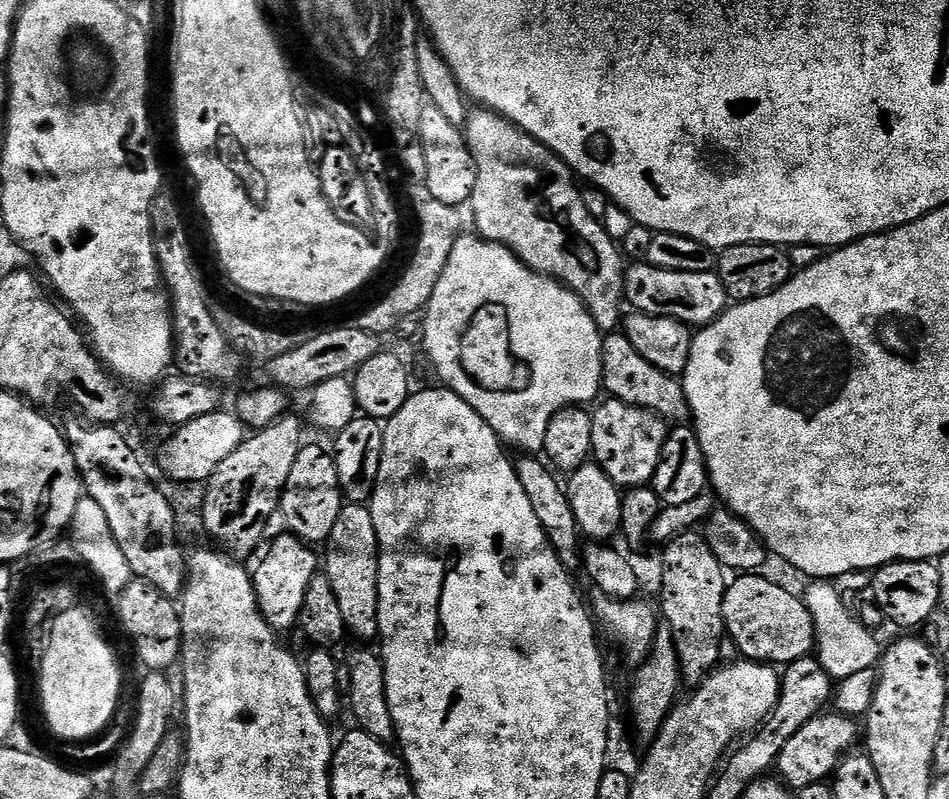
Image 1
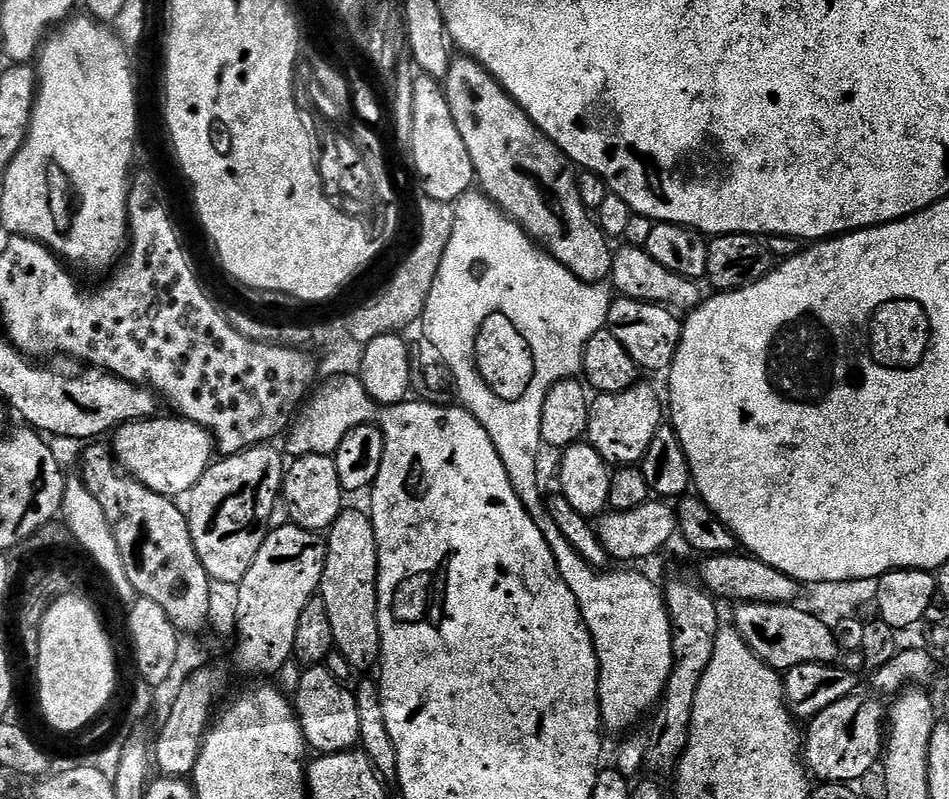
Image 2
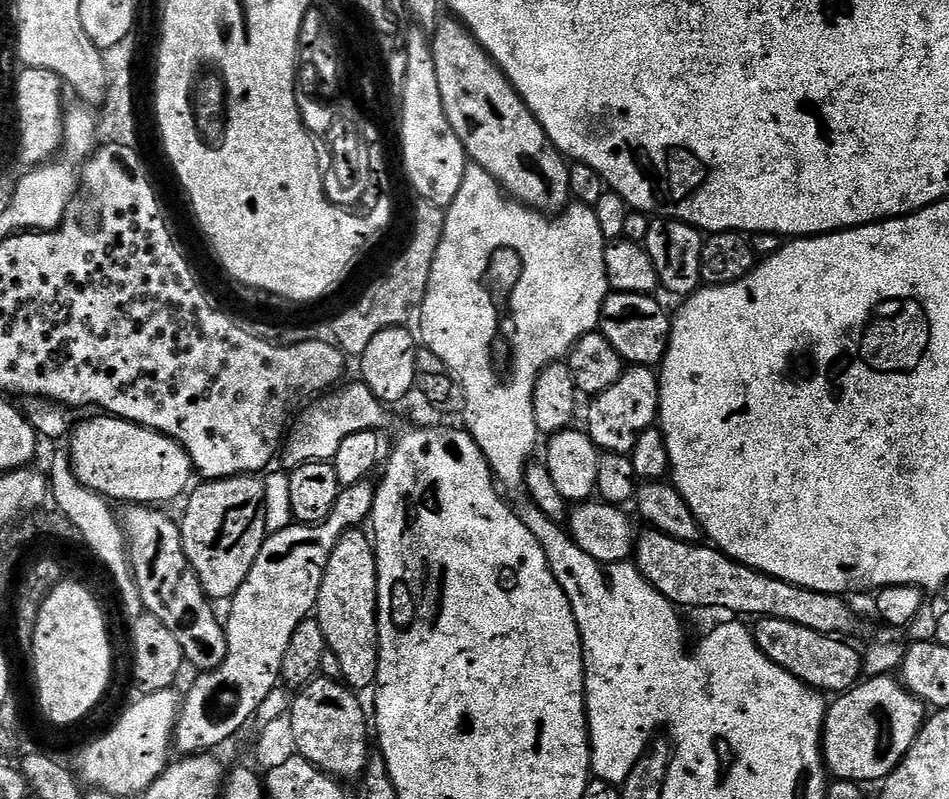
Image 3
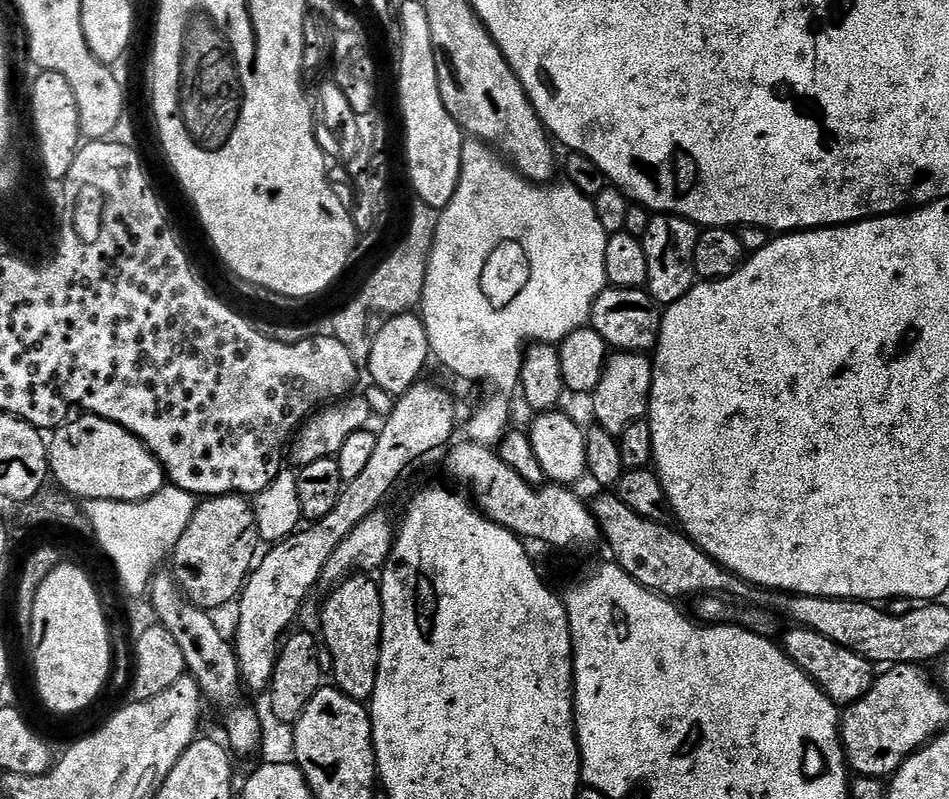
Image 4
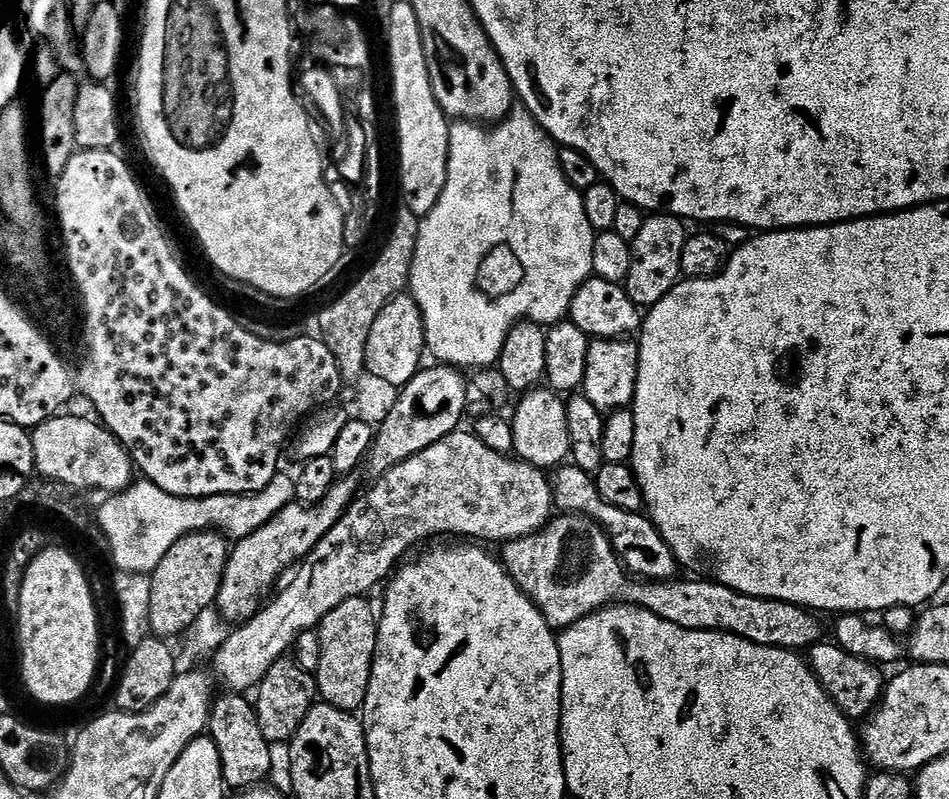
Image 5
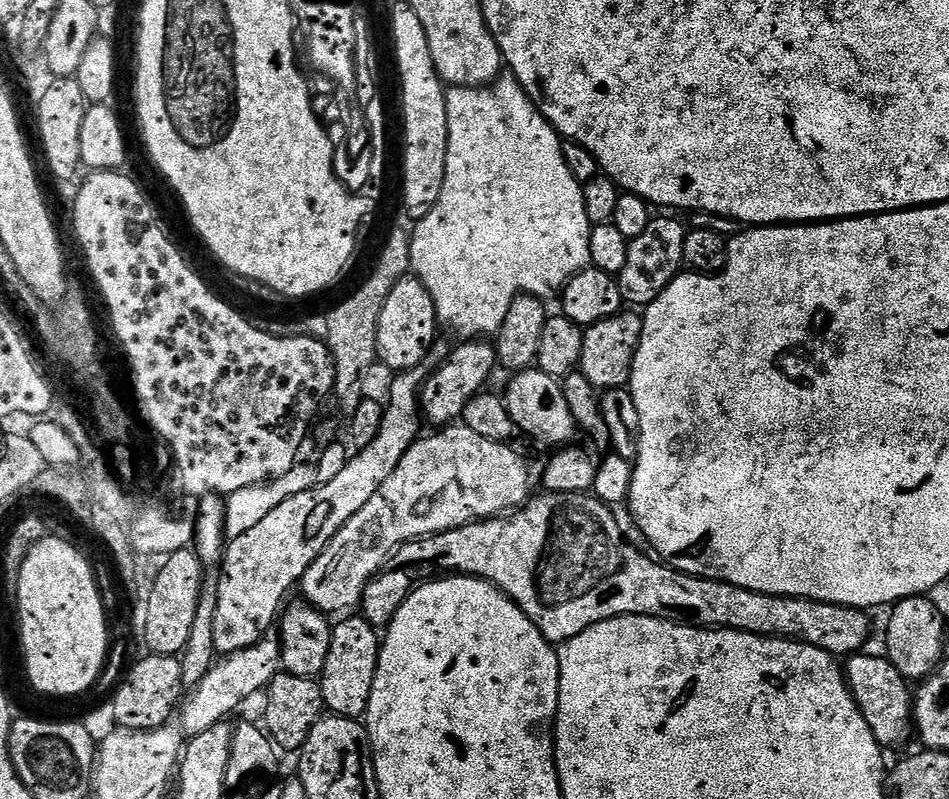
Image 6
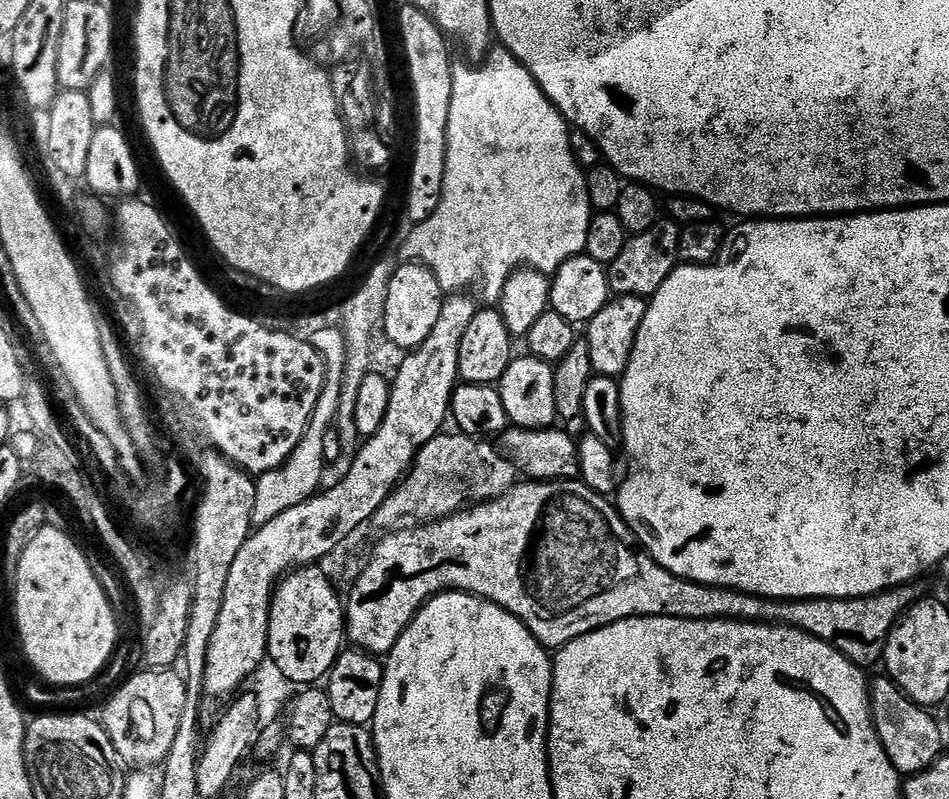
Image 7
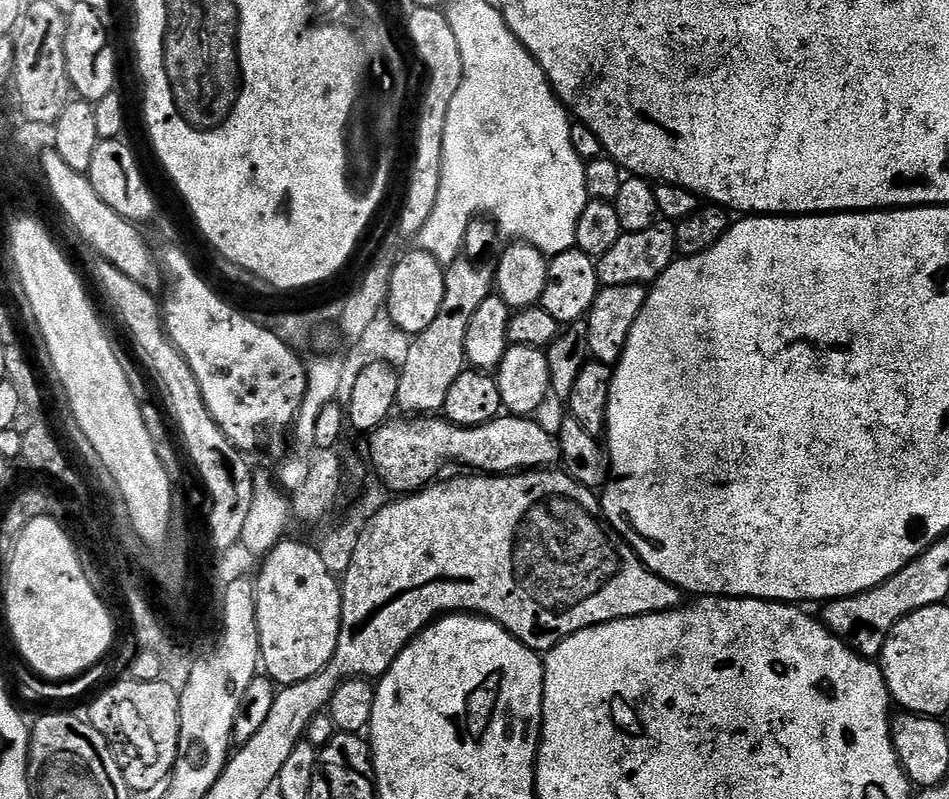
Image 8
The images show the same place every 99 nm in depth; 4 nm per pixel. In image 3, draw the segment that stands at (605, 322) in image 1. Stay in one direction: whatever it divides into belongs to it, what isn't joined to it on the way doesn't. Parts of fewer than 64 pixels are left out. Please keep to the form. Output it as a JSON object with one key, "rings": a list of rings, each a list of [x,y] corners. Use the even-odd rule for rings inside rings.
{"rings":[[[455,18],[441,19],[431,43],[438,90],[442,90],[442,106],[469,161],[490,173],[512,199],[545,214],[563,212],[572,195],[569,161],[553,146],[546,130],[508,81],[506,73]]]}

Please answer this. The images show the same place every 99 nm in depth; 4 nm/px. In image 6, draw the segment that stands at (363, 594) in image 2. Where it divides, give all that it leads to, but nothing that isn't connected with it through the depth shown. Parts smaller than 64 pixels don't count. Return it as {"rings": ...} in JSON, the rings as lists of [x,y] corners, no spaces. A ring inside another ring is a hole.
{"rings":[[[352,614],[332,629],[329,653],[318,683],[324,695],[324,706],[329,713],[349,718],[360,718],[368,711],[374,674],[380,657],[381,637],[377,629],[363,615]]]}

